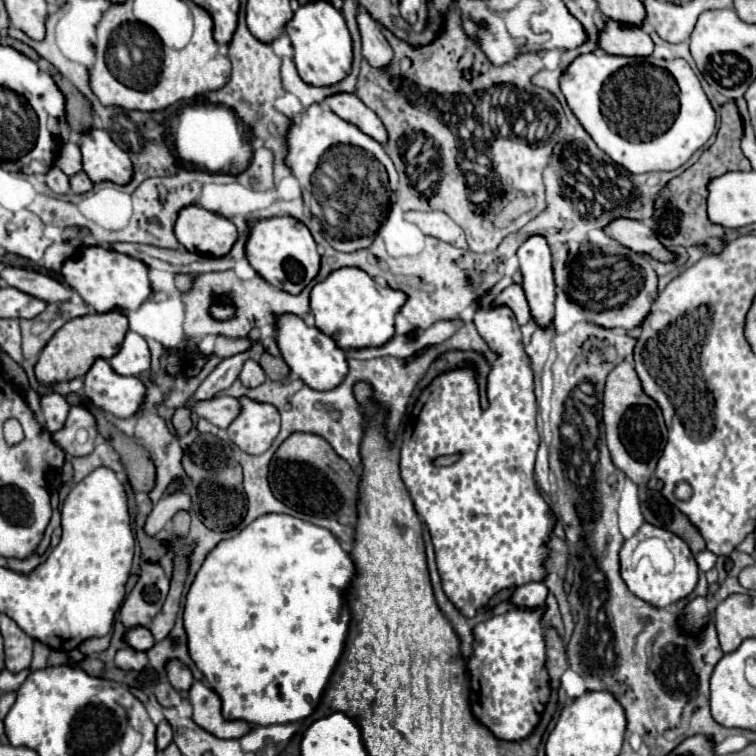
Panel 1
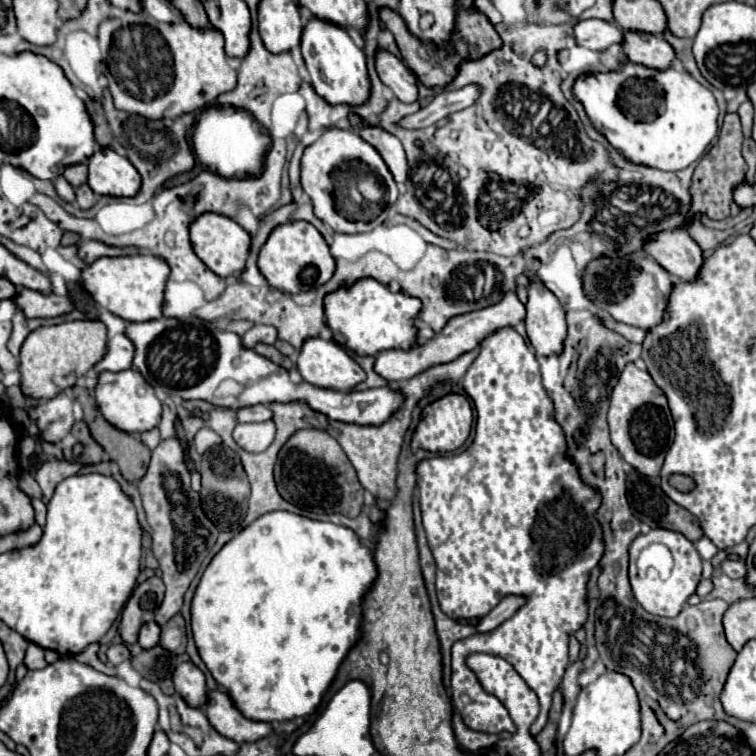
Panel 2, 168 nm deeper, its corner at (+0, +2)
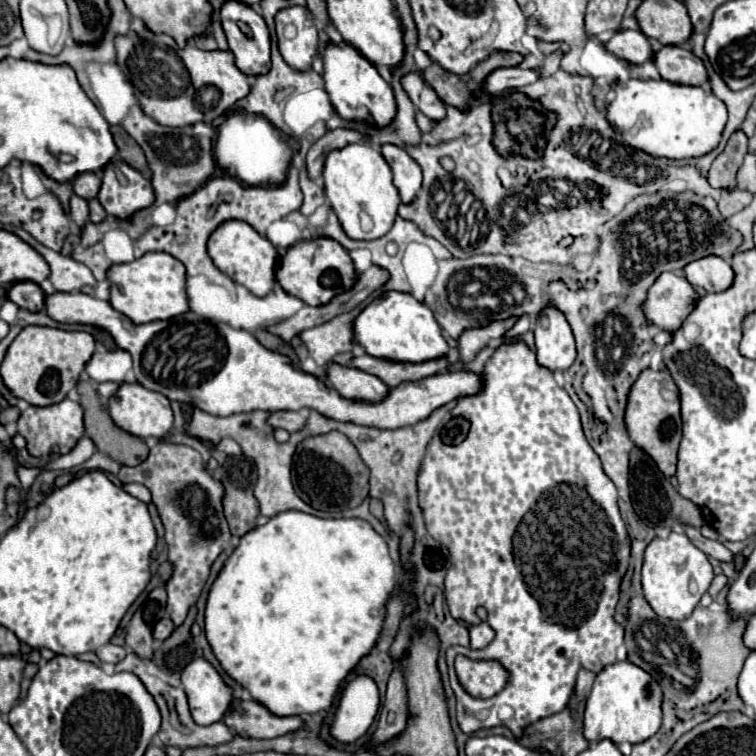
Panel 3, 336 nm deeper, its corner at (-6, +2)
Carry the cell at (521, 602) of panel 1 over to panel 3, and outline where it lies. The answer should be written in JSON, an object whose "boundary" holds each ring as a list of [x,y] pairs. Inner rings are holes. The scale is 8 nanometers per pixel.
{"boundary":[[[481,622],[481,624],[469,628],[469,638],[471,638],[469,648],[479,650],[479,648],[485,648],[495,638],[495,632],[487,622]]]}

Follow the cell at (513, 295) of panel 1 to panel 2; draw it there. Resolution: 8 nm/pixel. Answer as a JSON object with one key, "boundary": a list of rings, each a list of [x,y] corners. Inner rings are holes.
{"boundary":[[[505,292],[505,296],[497,304],[491,304],[489,308],[473,310],[473,312],[467,312],[465,316],[453,316],[453,320],[449,320],[449,324],[445,324],[445,328],[427,342],[417,342],[409,350],[385,350],[385,352],[381,352],[375,360],[375,372],[389,382],[409,380],[409,378],[421,374],[423,370],[427,370],[429,366],[435,366],[441,362],[451,362],[457,356],[461,356],[463,352],[473,350],[485,336],[489,336],[491,332],[495,332],[499,328],[517,326],[525,318],[525,312],[527,312],[525,304],[517,298],[517,294]]]}

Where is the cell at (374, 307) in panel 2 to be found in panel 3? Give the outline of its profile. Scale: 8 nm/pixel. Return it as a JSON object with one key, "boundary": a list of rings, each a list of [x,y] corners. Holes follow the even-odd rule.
{"boundary":[[[385,292],[375,298],[355,320],[353,326],[355,340],[367,350],[373,358],[383,358],[389,362],[407,362],[419,364],[427,360],[437,360],[447,356],[449,344],[441,334],[433,312],[405,292]]]}

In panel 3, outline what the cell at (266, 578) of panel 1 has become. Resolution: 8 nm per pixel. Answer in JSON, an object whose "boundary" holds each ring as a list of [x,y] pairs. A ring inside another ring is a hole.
{"boundary":[[[287,510],[279,516],[273,516],[267,524],[253,528],[247,532],[239,546],[233,550],[233,554],[227,558],[223,570],[219,572],[217,580],[211,586],[207,608],[205,608],[205,634],[213,648],[213,654],[225,668],[225,672],[237,680],[241,686],[245,686],[251,696],[267,706],[277,716],[301,716],[301,714],[315,714],[319,710],[331,708],[341,682],[345,676],[357,666],[357,662],[371,652],[375,646],[383,620],[385,620],[385,606],[389,598],[393,596],[393,590],[397,586],[395,580],[395,562],[389,556],[389,546],[381,534],[373,530],[373,526],[367,520],[361,518],[320,518],[299,510]]]}

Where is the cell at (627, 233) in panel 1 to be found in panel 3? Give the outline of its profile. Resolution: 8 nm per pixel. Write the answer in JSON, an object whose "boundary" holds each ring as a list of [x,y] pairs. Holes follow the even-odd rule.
{"boundary":[[[705,256],[695,260],[683,268],[683,274],[695,288],[705,292],[723,292],[731,286],[731,280],[735,280],[731,264],[719,256]]]}

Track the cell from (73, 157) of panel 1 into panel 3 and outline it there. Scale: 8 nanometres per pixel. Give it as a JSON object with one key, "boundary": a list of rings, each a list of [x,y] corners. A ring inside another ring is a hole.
{"boundary":[[[85,172],[85,174],[79,174],[73,180],[75,194],[81,196],[81,198],[85,198],[85,200],[97,198],[99,188],[101,188],[101,174],[99,172]]]}

